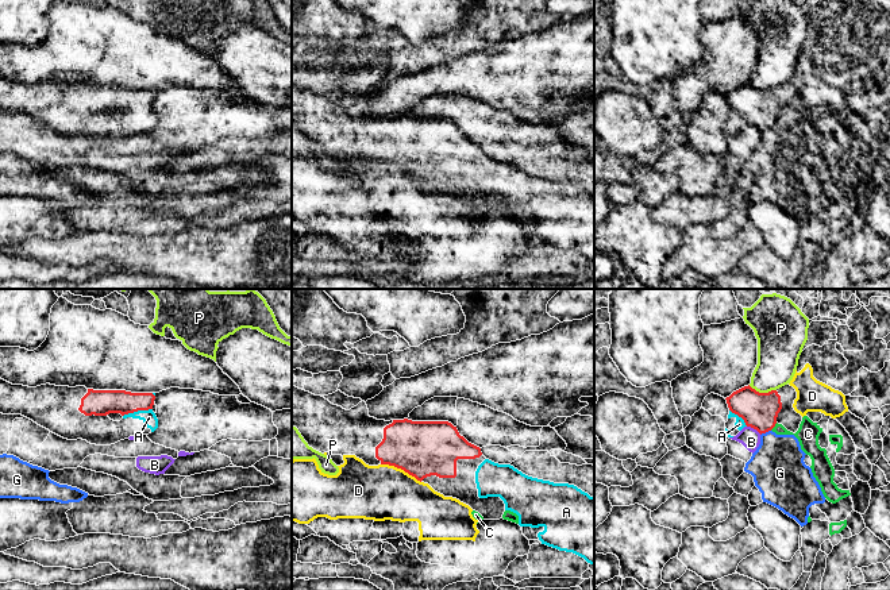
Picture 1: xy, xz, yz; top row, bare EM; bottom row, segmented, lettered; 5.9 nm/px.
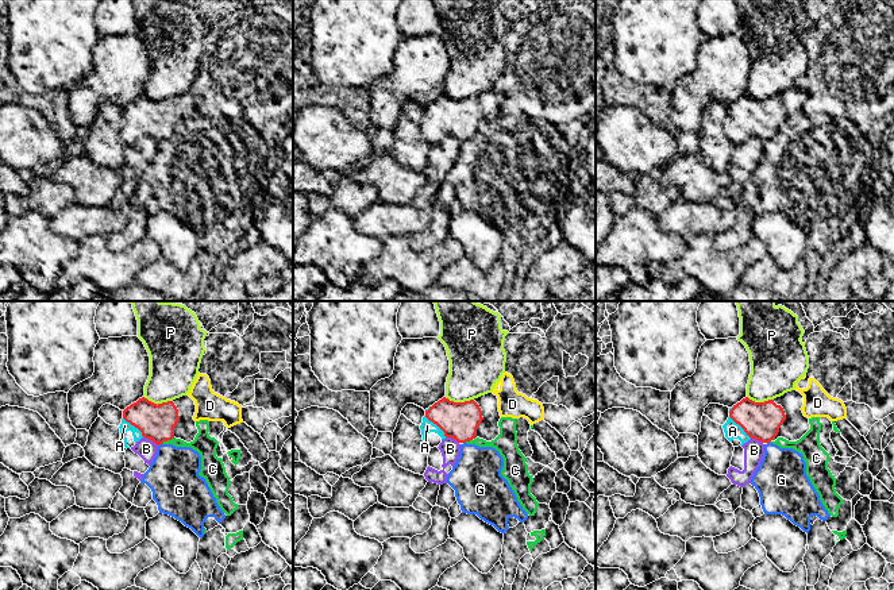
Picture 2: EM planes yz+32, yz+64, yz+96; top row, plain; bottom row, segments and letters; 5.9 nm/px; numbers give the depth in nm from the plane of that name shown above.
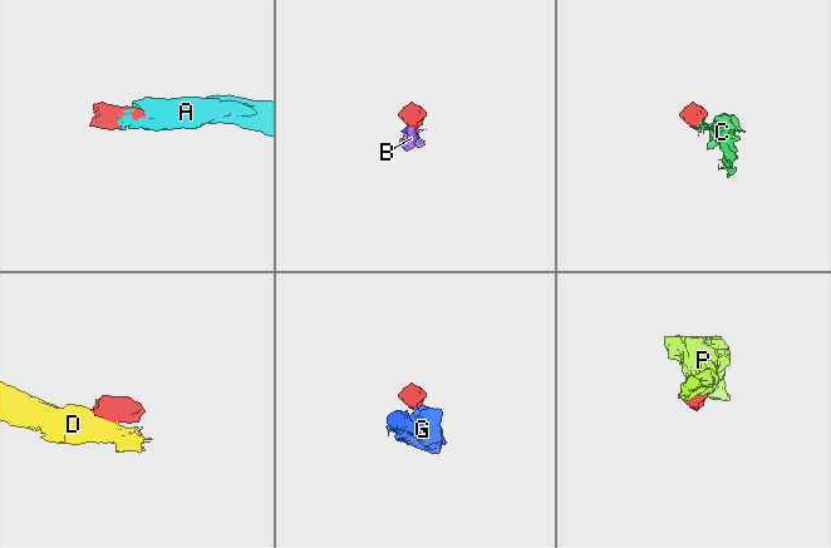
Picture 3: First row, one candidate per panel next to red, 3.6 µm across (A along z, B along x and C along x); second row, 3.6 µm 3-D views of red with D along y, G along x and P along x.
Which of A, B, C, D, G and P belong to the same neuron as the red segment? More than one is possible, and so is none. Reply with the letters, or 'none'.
A

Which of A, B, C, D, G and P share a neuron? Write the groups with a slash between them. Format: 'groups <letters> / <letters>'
groups A / B / C G / D / P

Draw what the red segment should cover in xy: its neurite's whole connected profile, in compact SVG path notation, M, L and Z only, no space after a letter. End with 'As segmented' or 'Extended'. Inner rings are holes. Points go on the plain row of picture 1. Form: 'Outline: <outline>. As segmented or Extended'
Outline: M0 76L0 111L22 112L50 130L68 136L82 136L96 143L111 143L130 134L143 134L158 126L153 109L155 90L126 88L93 88L85 84L12 82Z. Extended

